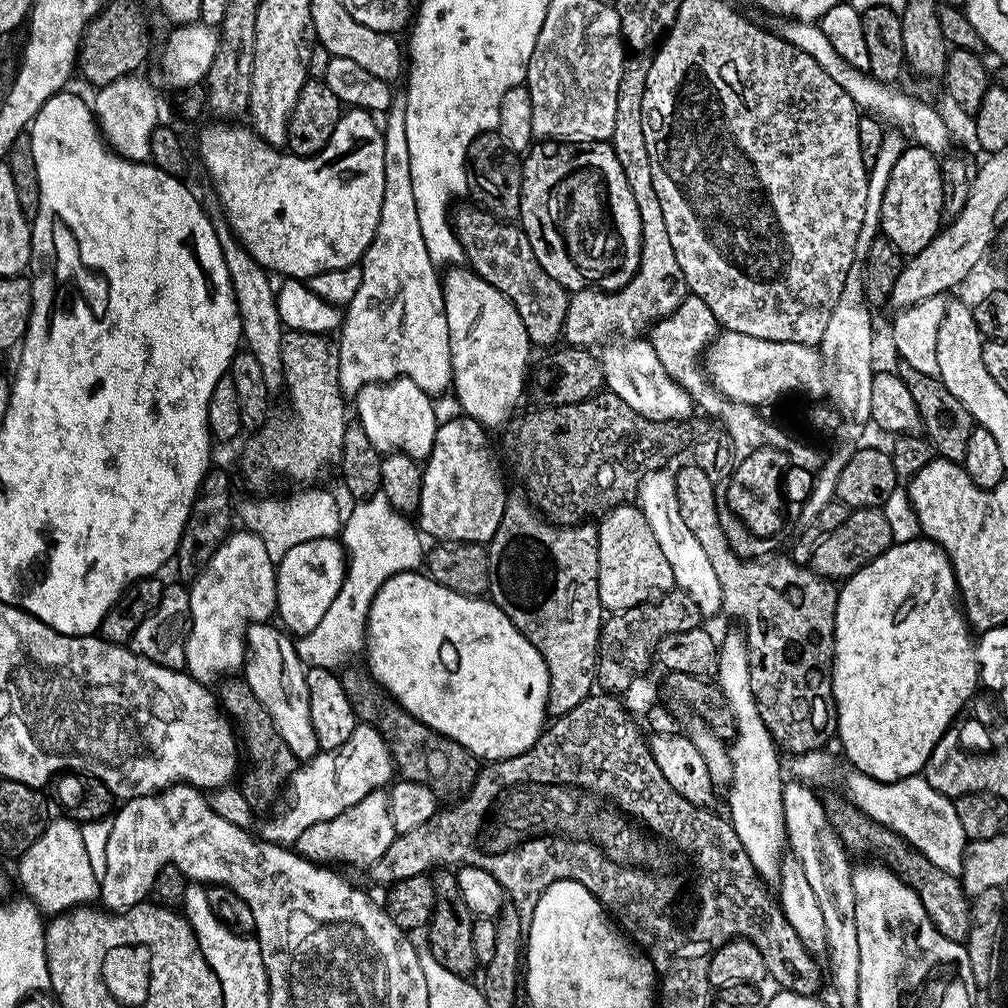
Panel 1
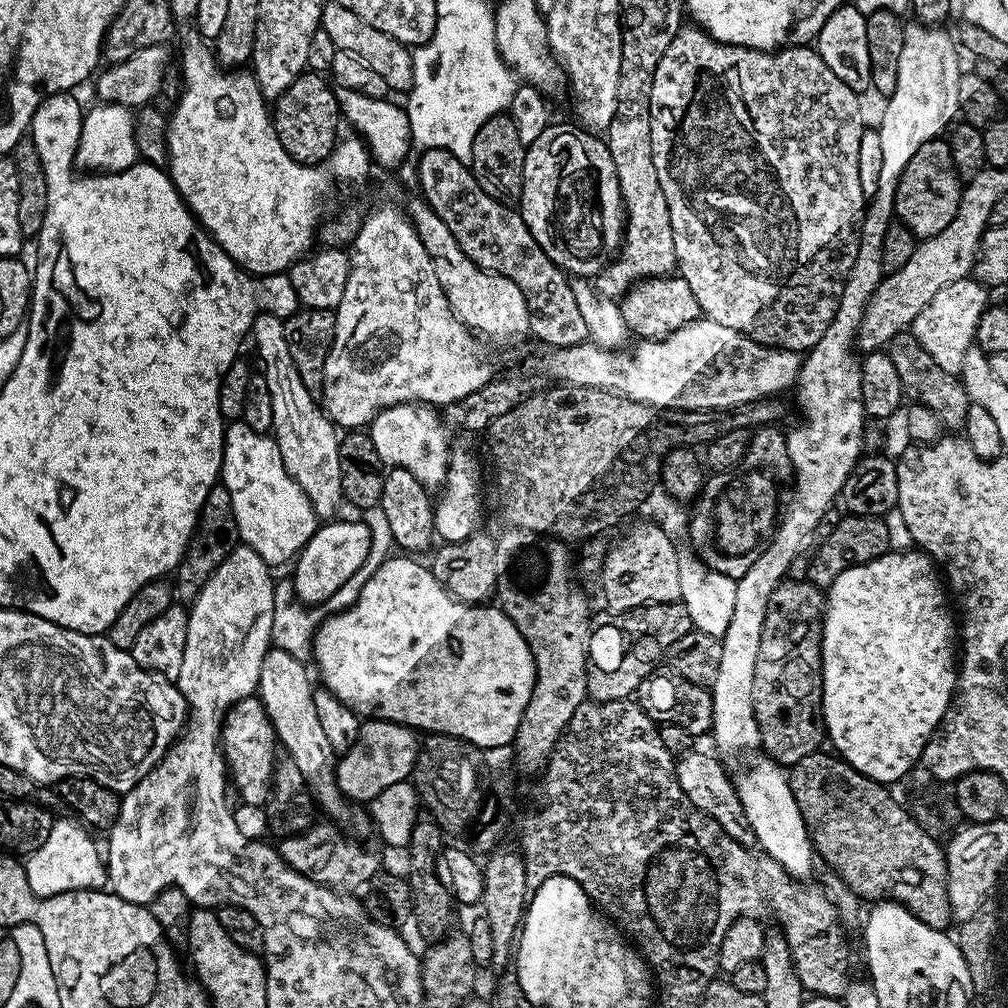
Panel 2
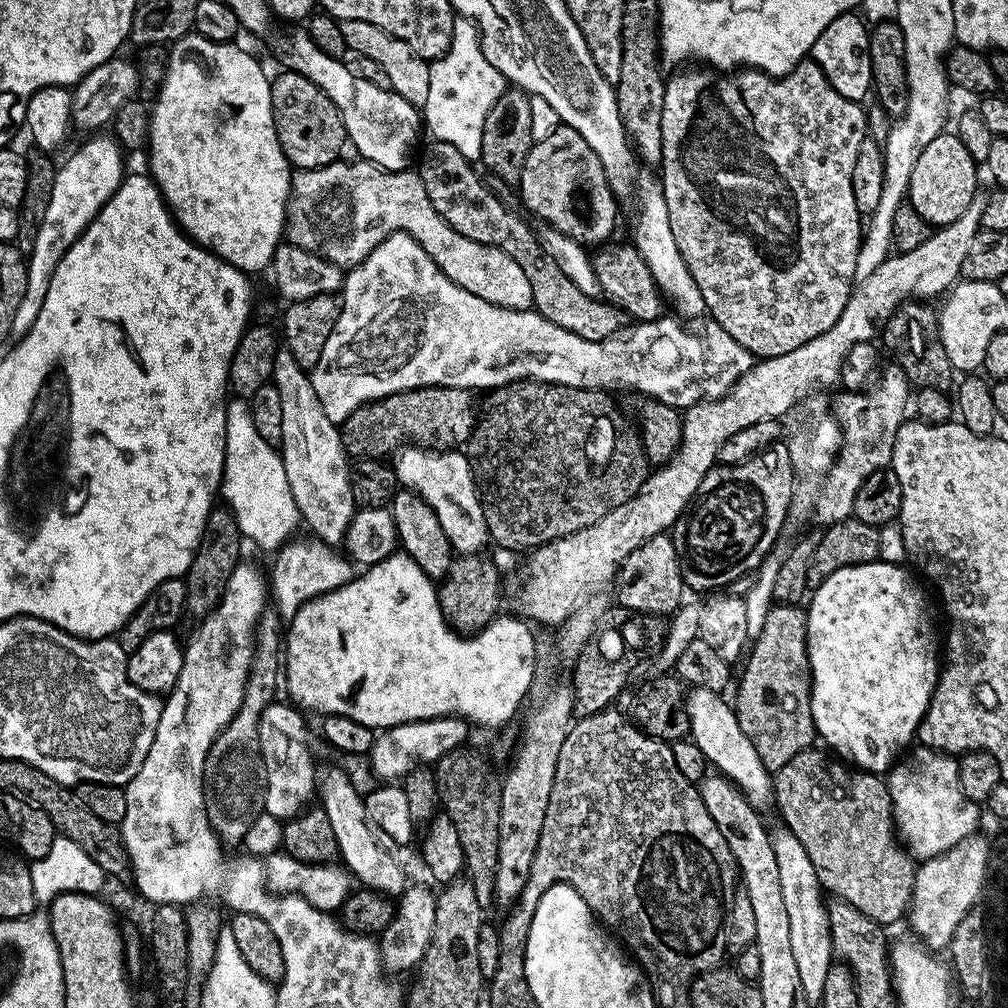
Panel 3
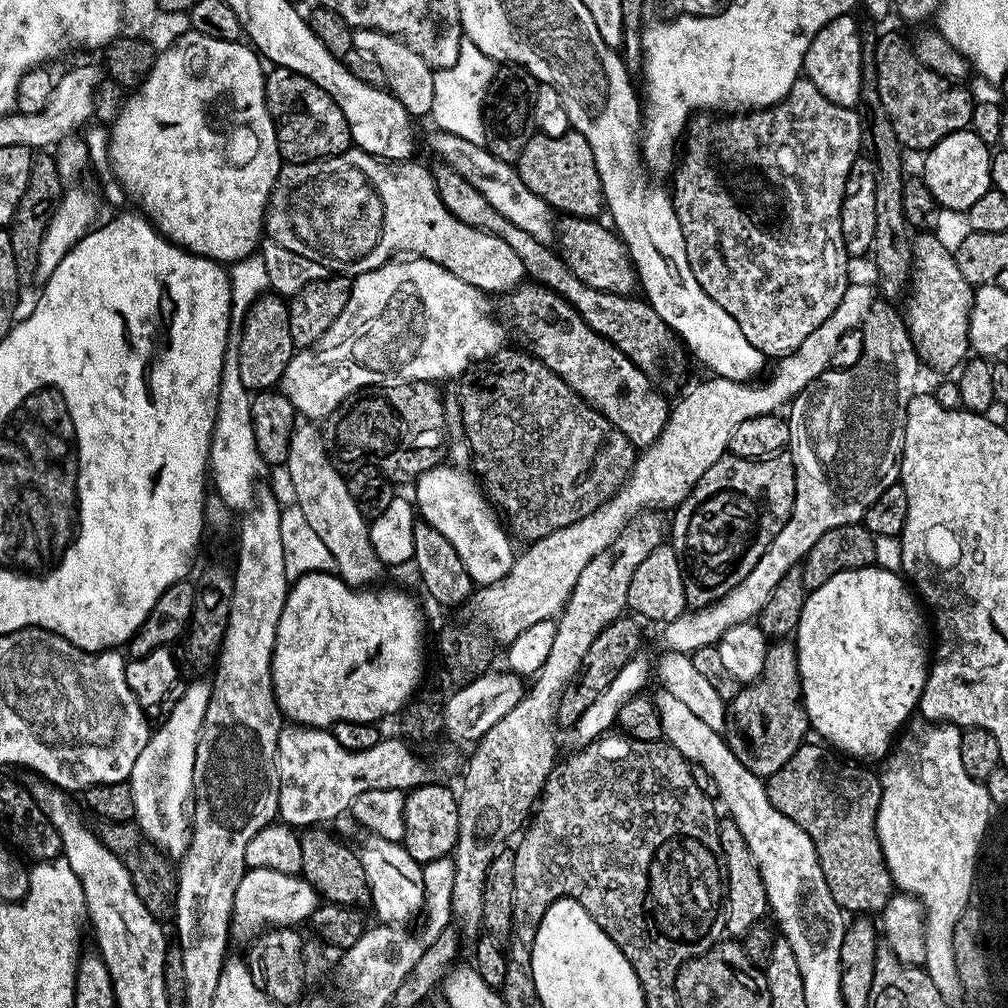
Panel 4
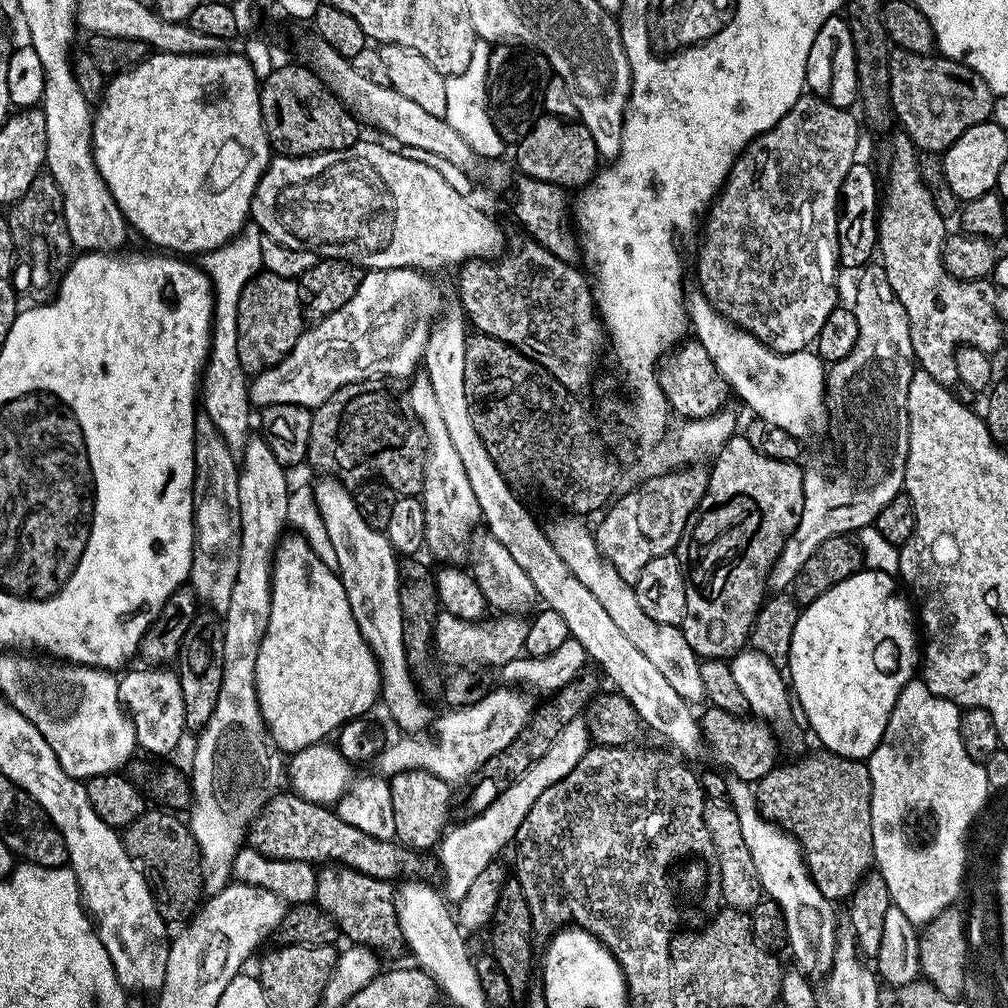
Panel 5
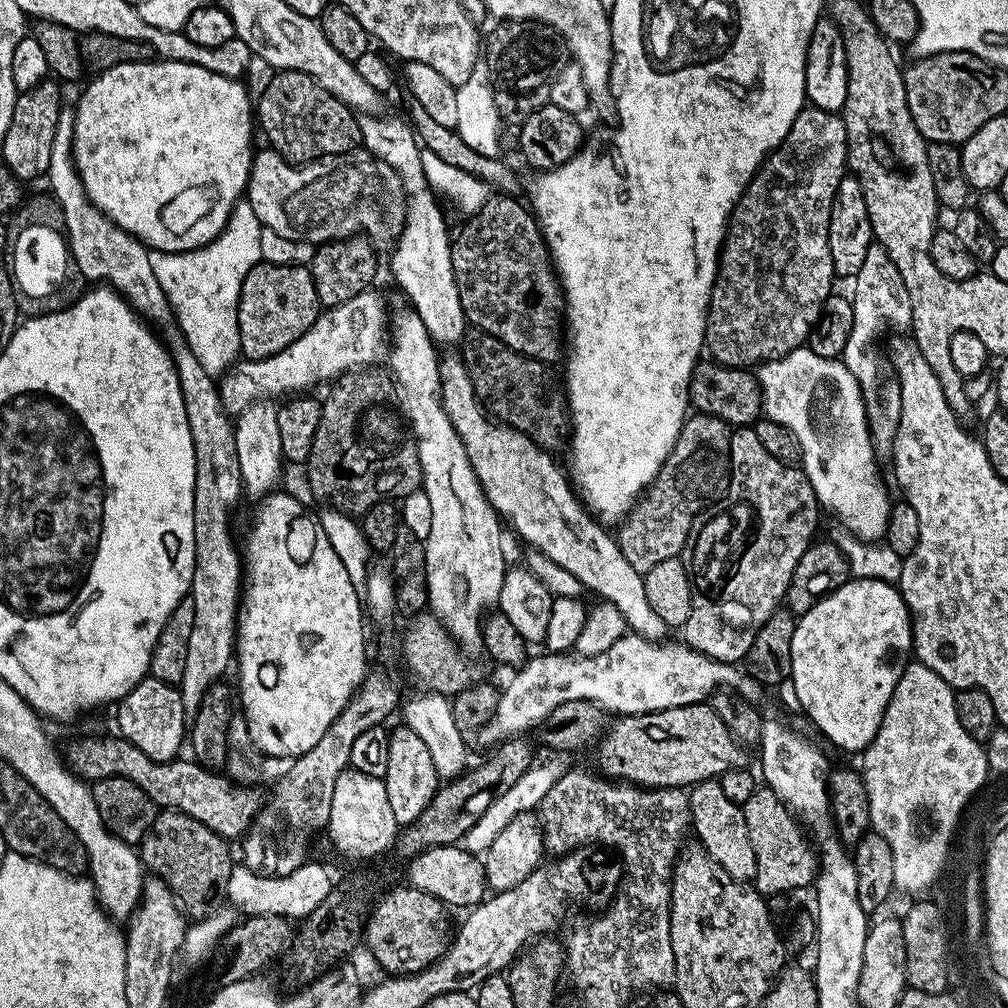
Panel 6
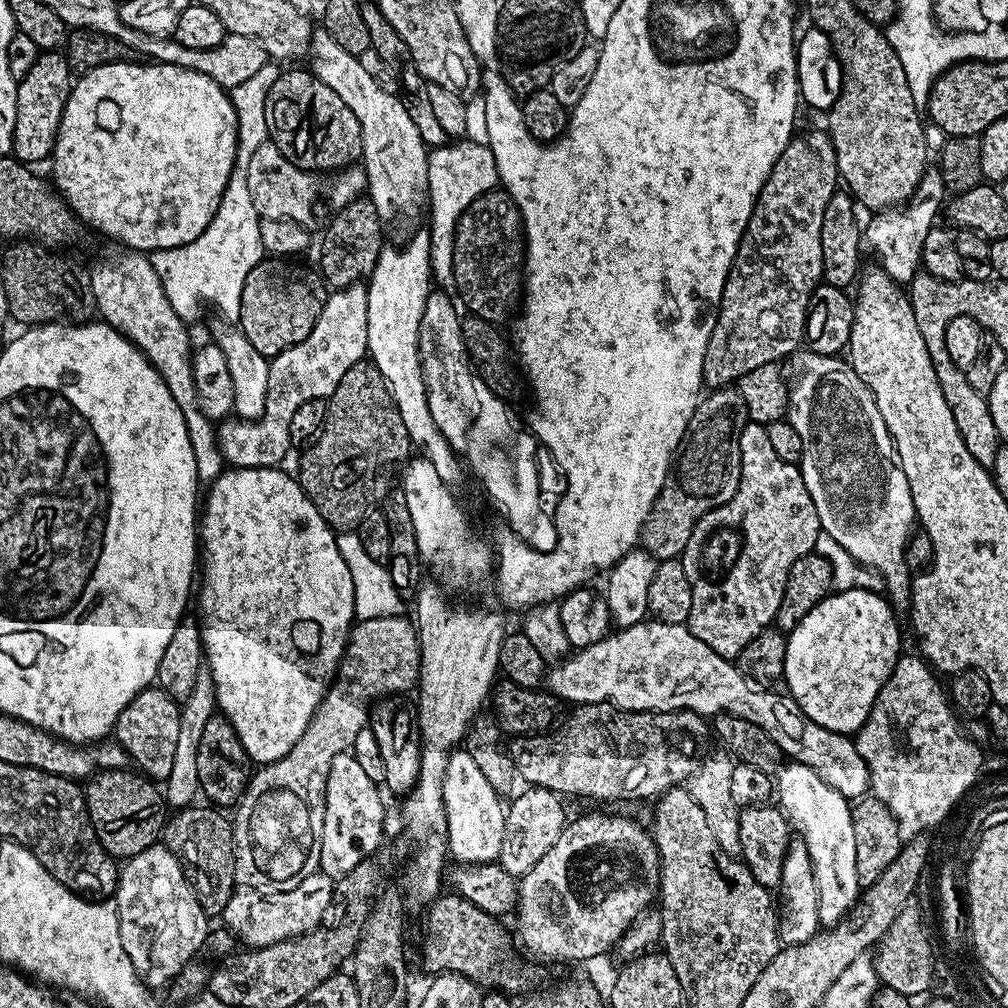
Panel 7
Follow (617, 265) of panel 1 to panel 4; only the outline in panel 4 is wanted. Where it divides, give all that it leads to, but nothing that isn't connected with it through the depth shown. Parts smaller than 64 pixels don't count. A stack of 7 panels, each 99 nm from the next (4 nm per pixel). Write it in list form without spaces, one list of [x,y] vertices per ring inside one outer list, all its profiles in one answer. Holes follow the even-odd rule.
[[[569,130],[561,136],[546,136],[534,134],[530,142],[522,150],[519,160],[515,161],[515,168],[519,172],[522,182],[539,198],[545,200],[549,207],[568,216],[599,217],[605,211],[606,205],[602,194],[602,182],[598,178],[598,166],[594,166],[594,150],[590,150],[590,142],[581,132]]]

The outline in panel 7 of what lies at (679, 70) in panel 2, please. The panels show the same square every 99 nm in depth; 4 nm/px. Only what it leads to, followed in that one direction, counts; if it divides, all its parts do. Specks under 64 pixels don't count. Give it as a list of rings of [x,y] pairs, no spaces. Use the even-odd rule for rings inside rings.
[[[827,131],[804,132],[801,136],[800,133],[793,135],[791,142],[786,146],[786,150],[782,150],[778,162],[774,162],[774,170],[770,170],[762,190],[756,195],[756,205],[750,214],[748,225],[744,227],[744,233],[738,242],[736,256],[732,259],[732,265],[724,283],[720,310],[716,313],[716,325],[710,334],[710,342],[706,346],[706,354],[704,355],[704,383],[709,389],[715,390],[735,385],[746,374],[758,370],[758,366],[783,361],[783,356],[788,356],[796,347],[801,347],[804,338],[804,323],[808,317],[808,303],[812,297],[812,291],[818,287],[822,280],[822,210],[826,210],[826,202],[830,202],[830,198],[837,191],[838,175],[835,164],[835,150]]]

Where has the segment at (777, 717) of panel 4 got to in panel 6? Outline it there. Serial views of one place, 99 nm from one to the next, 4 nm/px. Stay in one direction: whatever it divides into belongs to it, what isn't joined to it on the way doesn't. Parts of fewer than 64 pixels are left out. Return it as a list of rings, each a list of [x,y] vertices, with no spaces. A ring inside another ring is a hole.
[[[711,703],[687,704],[681,708],[671,708],[661,712],[641,712],[638,716],[616,716],[605,727],[604,735],[595,745],[595,767],[603,775],[629,784],[639,784],[641,788],[683,788],[700,784],[704,780],[714,780],[732,769],[743,769],[745,749],[726,730],[726,722],[718,718]]]

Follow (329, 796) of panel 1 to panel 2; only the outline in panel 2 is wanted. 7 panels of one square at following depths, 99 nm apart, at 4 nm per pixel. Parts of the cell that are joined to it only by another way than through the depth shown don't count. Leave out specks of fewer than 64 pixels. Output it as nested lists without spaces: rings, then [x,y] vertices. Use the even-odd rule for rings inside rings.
[[[370,718],[363,721],[358,741],[337,761],[336,781],[340,792],[351,801],[370,802],[387,786],[408,780],[416,764],[416,755],[421,749],[418,740],[416,744],[416,736],[413,729],[389,720]]]

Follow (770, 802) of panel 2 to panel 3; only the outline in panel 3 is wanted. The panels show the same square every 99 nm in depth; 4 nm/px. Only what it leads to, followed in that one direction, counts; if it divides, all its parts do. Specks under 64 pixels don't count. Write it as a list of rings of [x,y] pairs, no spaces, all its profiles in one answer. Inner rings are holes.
[[[692,688],[687,693],[688,726],[690,739],[701,750],[707,763],[719,775],[728,777],[741,792],[747,796],[754,806],[761,806],[773,799],[774,780],[768,767],[758,758],[758,750],[742,734],[742,726],[738,726],[738,718],[733,705],[724,701],[725,697],[718,692],[711,692],[705,688]]]

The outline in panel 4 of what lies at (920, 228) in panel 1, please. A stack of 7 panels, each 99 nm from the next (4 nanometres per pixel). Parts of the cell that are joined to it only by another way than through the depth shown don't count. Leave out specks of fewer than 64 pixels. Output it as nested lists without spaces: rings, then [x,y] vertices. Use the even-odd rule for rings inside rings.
[[[971,130],[946,134],[946,138],[927,149],[922,179],[933,201],[952,212],[967,213],[968,208],[993,187],[990,178],[992,153],[990,145]]]

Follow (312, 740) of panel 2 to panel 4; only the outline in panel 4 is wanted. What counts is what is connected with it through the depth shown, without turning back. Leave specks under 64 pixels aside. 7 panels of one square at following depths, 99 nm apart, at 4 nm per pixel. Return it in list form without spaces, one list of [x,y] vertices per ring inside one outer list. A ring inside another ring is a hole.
[[[371,834],[363,838],[365,840],[358,844],[358,855],[370,890],[370,904],[378,916],[376,918],[381,923],[411,923],[414,916],[421,915],[424,906],[422,865],[410,858],[403,843]]]

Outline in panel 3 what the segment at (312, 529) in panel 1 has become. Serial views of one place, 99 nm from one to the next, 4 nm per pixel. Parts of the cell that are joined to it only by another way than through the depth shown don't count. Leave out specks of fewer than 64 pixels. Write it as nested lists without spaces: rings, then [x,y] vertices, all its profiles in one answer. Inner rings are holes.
[[[232,398],[226,410],[226,458],[224,459],[224,482],[222,496],[226,499],[226,507],[234,514],[240,527],[240,535],[245,541],[253,540],[264,552],[275,553],[285,543],[297,535],[296,527],[301,527],[300,511],[294,502],[294,494],[290,490],[290,482],[286,482],[286,466],[284,458],[273,445],[258,434],[254,427],[254,418],[249,401],[244,398]]]

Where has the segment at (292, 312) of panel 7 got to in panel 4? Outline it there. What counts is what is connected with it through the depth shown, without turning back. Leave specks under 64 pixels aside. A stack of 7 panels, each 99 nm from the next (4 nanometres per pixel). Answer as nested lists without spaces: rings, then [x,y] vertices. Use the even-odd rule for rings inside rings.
[[[265,294],[258,297],[250,306],[240,333],[242,334],[242,342],[238,346],[238,370],[242,373],[242,386],[246,386],[249,392],[253,394],[275,389],[284,376],[284,371],[294,351],[294,345],[290,338],[290,318],[288,317],[287,303],[275,294]]]

